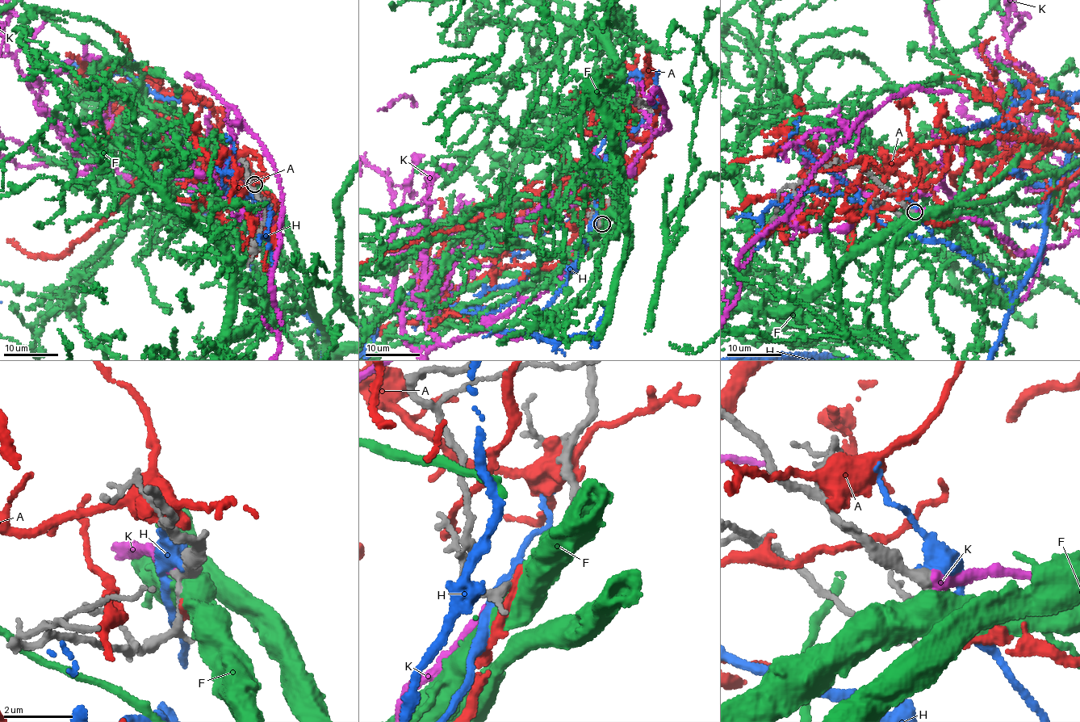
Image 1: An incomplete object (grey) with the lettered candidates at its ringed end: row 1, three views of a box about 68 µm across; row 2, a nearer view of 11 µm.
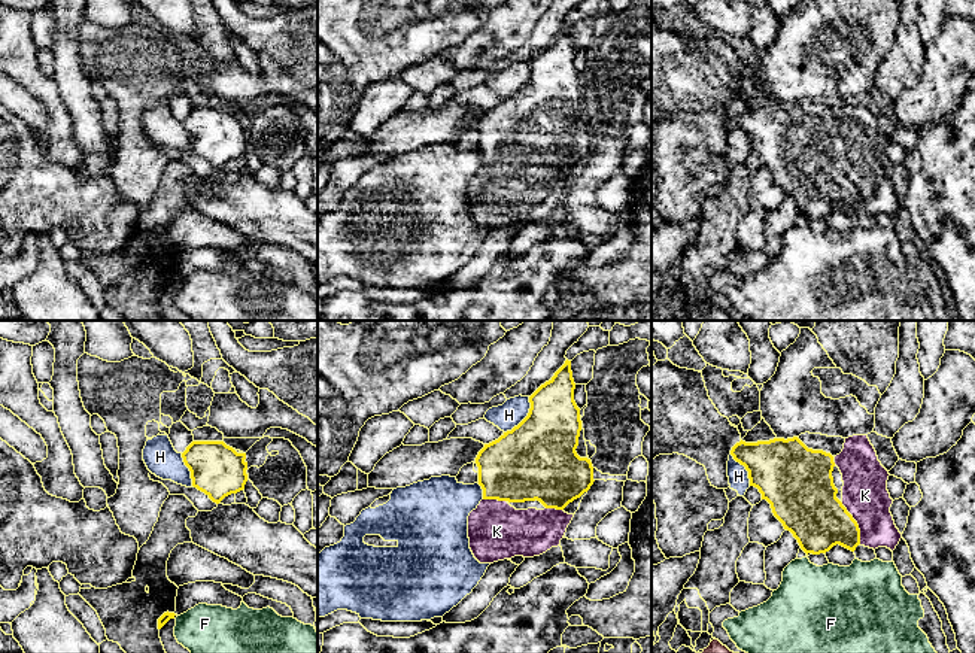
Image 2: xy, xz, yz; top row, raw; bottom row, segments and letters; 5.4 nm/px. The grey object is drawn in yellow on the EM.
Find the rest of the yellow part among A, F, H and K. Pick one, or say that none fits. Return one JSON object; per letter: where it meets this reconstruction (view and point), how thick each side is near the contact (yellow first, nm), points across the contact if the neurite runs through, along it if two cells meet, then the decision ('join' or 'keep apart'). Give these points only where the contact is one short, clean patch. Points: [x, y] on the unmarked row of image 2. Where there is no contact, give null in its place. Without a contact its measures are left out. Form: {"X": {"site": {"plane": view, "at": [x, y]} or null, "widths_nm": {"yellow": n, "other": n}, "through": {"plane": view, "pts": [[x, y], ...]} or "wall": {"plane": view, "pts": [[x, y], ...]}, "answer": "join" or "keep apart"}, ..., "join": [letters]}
{"A": {"site": null, "answer": "keep apart"}, "F": {"site": null, "answer": "keep apart"}, "H": {"site": {"plane": "xz", "at": [525, 84]}, "widths_nm": {"yellow": 420, "other": 140}, "answer": "keep apart"}, "K": {"site": {"plane": "yz", "at": [856, 188]}, "widths_nm": {"yellow": 320, "other": 240}, "answer": "join"}, "join": ["K"]}

